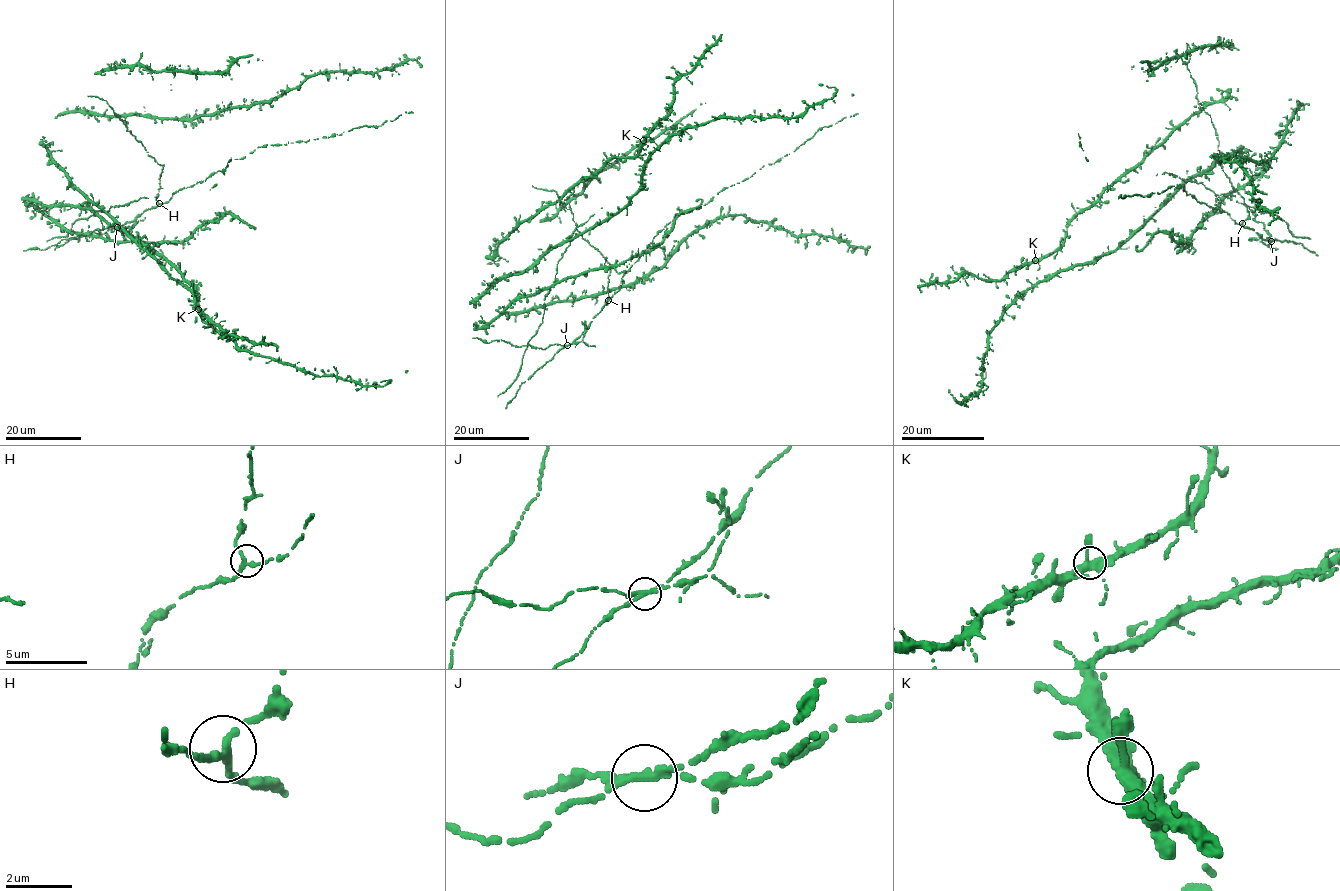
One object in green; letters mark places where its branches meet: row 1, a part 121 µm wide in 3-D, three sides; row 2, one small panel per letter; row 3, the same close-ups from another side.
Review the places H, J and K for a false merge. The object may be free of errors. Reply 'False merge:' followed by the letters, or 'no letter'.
False merge: J

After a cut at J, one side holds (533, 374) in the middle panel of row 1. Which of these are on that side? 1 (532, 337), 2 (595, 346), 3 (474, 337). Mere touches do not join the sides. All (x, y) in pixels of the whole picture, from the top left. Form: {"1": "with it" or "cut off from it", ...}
{"1": "with it", "2": "cut off from it", "3": "cut off from it"}

